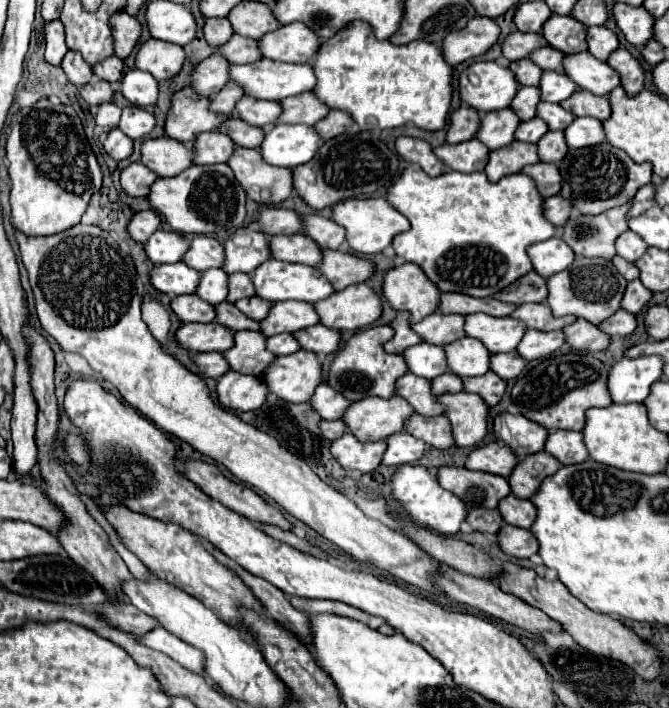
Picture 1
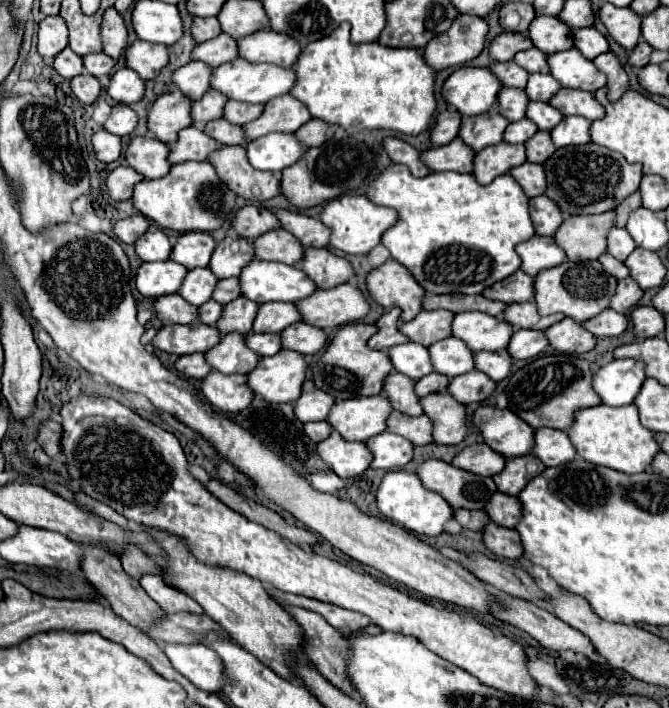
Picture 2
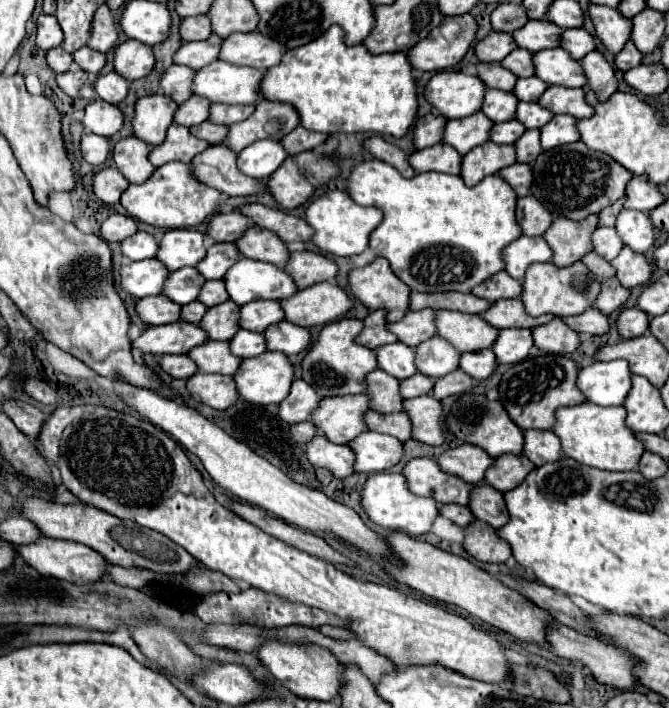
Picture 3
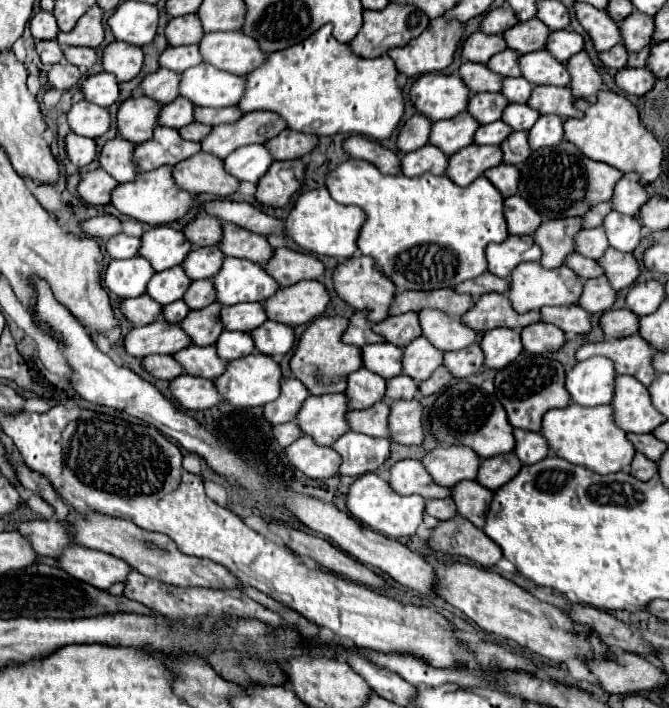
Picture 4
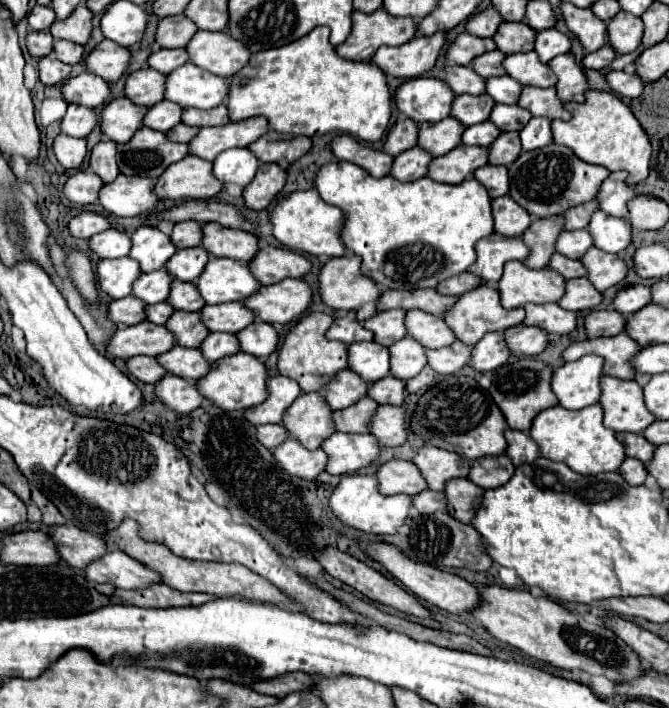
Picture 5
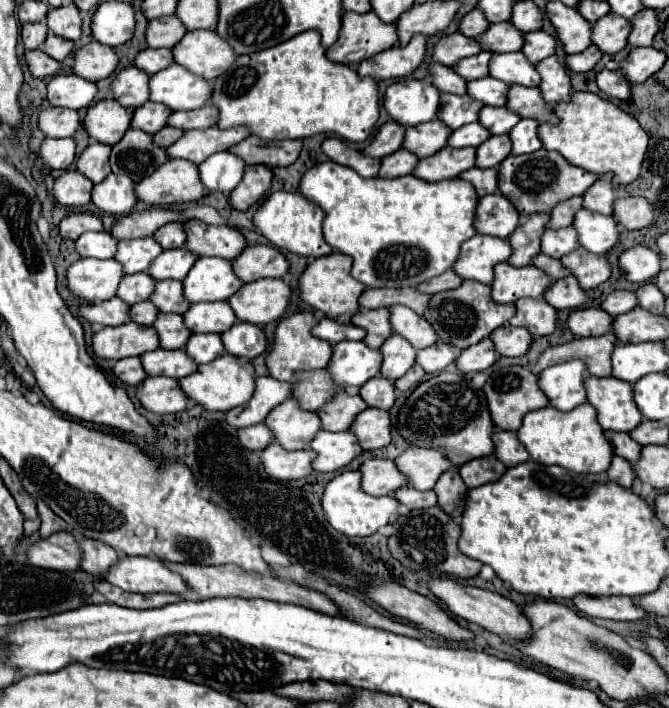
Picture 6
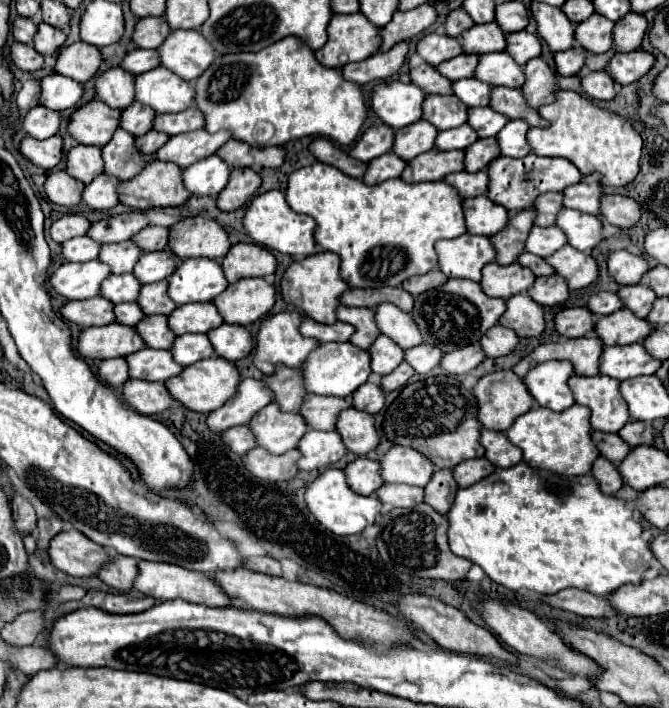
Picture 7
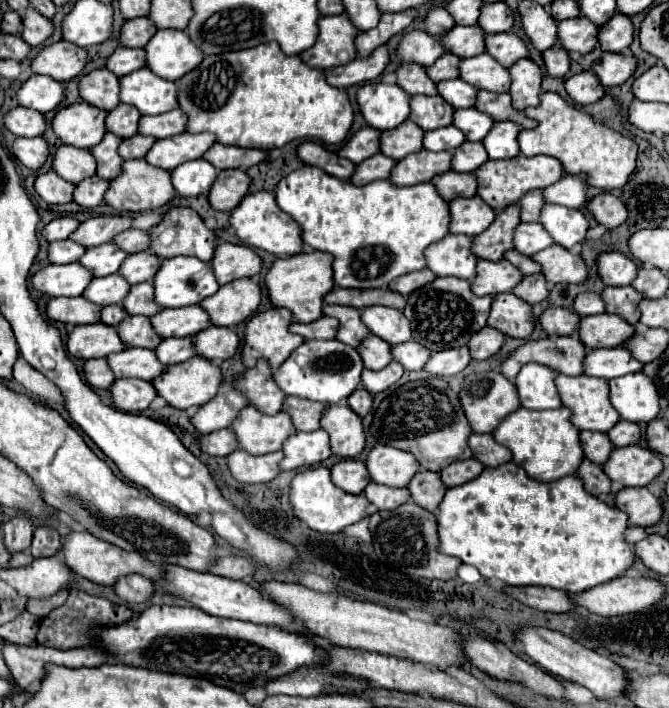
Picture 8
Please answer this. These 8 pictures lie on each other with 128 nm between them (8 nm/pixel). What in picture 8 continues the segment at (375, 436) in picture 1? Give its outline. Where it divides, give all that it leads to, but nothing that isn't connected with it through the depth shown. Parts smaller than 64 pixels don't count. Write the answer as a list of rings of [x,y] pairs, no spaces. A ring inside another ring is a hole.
[[[244,406],[240,414],[230,424],[230,430],[236,436],[238,448],[248,454],[268,454],[282,448],[286,436],[296,432],[288,414],[278,412],[274,416],[260,414],[252,406]]]

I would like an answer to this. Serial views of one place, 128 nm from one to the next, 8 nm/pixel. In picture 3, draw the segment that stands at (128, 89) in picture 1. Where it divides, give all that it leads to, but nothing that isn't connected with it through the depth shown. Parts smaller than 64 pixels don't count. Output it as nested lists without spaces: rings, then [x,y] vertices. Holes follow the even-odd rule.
[[[112,70],[104,76],[98,76],[98,80],[94,82],[94,92],[108,104],[120,104],[128,94],[128,84],[128,80]]]

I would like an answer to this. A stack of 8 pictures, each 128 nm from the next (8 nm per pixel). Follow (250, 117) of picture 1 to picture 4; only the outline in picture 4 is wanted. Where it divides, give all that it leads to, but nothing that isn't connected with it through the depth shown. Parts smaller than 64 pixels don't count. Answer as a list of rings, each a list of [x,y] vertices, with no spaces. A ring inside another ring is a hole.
[[[226,106],[226,108],[196,108],[194,118],[200,124],[216,126],[216,124],[230,124],[236,122],[242,114],[238,112],[236,106]]]

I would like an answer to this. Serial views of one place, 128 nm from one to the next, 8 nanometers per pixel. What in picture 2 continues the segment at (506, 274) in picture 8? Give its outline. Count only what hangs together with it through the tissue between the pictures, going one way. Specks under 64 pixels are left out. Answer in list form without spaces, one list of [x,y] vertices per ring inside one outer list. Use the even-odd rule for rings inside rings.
[[[584,260],[584,262],[562,262],[554,268],[540,270],[534,278],[534,302],[540,316],[548,316],[554,312],[562,312],[564,316],[584,322],[590,316],[600,314],[600,310],[608,308],[608,300],[616,290],[616,278],[608,276],[604,268],[600,268],[598,260]]]

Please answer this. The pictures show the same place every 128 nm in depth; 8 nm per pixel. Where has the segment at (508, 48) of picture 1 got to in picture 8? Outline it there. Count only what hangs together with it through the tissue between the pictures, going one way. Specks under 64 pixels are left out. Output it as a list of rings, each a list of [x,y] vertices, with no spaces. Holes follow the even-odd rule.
[[[422,30],[406,32],[396,48],[396,54],[402,62],[408,60],[408,62],[414,62],[420,66],[434,64],[434,60],[440,58],[444,52],[446,50],[440,46],[440,42]]]

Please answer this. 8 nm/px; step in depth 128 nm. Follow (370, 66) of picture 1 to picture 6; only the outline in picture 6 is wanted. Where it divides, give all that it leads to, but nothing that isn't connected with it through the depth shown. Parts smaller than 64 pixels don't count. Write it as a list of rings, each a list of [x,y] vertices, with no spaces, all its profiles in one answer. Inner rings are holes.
[[[316,30],[302,32],[272,48],[238,56],[234,64],[212,82],[210,102],[218,108],[218,128],[246,126],[250,134],[262,140],[302,140],[314,134],[336,134],[348,142],[364,142],[374,132],[374,124],[380,116],[376,80],[360,78],[354,68],[330,62]]]

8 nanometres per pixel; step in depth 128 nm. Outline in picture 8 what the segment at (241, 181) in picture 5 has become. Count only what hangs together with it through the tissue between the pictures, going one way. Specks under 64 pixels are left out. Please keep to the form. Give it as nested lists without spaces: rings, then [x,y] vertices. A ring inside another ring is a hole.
[[[204,158],[180,164],[170,172],[172,186],[180,196],[208,194],[208,188],[212,186],[212,180],[216,180],[216,174],[218,170]]]

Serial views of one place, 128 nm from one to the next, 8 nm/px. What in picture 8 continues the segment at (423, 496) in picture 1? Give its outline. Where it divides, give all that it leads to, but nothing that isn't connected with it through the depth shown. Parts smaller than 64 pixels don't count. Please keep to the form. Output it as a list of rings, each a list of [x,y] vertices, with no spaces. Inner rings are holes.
[[[318,466],[318,468],[298,472],[292,478],[292,482],[290,482],[290,504],[292,504],[294,516],[298,520],[302,520],[304,524],[308,524],[308,528],[322,532],[322,534],[336,534],[342,528],[356,524],[358,520],[362,520],[366,516],[368,500],[364,494],[356,496],[356,494],[348,494],[348,492],[336,488],[332,484],[332,480],[328,478],[328,468]]]

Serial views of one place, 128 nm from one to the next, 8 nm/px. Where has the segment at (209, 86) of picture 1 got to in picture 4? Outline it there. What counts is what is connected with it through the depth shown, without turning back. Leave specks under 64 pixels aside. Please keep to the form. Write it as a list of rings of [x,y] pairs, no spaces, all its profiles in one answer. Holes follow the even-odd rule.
[[[160,68],[160,70],[144,76],[144,80],[140,82],[140,90],[144,92],[144,96],[148,96],[152,100],[156,100],[160,104],[168,104],[178,98],[178,82],[180,82],[180,74]]]

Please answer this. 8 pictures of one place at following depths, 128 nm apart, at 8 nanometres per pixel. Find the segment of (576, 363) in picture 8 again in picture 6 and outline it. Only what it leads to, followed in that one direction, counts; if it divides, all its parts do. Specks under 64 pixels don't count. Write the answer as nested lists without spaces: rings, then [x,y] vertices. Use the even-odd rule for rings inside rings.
[[[612,332],[600,338],[574,338],[572,342],[546,348],[536,364],[530,368],[534,374],[540,374],[544,368],[568,360],[582,360],[592,376],[610,376],[612,374],[612,350],[616,346],[616,336]]]

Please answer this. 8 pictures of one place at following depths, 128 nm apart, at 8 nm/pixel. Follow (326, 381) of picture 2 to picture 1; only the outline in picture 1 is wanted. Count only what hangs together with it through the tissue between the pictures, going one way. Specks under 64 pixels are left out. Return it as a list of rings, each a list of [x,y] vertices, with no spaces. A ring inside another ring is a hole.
[[[374,326],[366,330],[358,330],[334,356],[326,384],[338,390],[344,398],[350,402],[362,400],[366,396],[380,396],[380,398],[390,398],[394,396],[394,386],[396,378],[406,374],[406,364],[400,354],[386,354],[382,350],[382,344],[392,338],[392,328],[390,326]]]

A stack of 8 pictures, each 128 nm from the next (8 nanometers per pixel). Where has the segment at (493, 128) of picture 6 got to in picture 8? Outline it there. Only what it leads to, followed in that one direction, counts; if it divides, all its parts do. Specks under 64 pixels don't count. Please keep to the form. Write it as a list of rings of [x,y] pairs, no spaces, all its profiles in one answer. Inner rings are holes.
[[[474,108],[456,110],[452,116],[452,126],[462,130],[466,140],[480,142],[490,132],[494,120],[490,116],[484,116],[484,112],[476,112]]]

